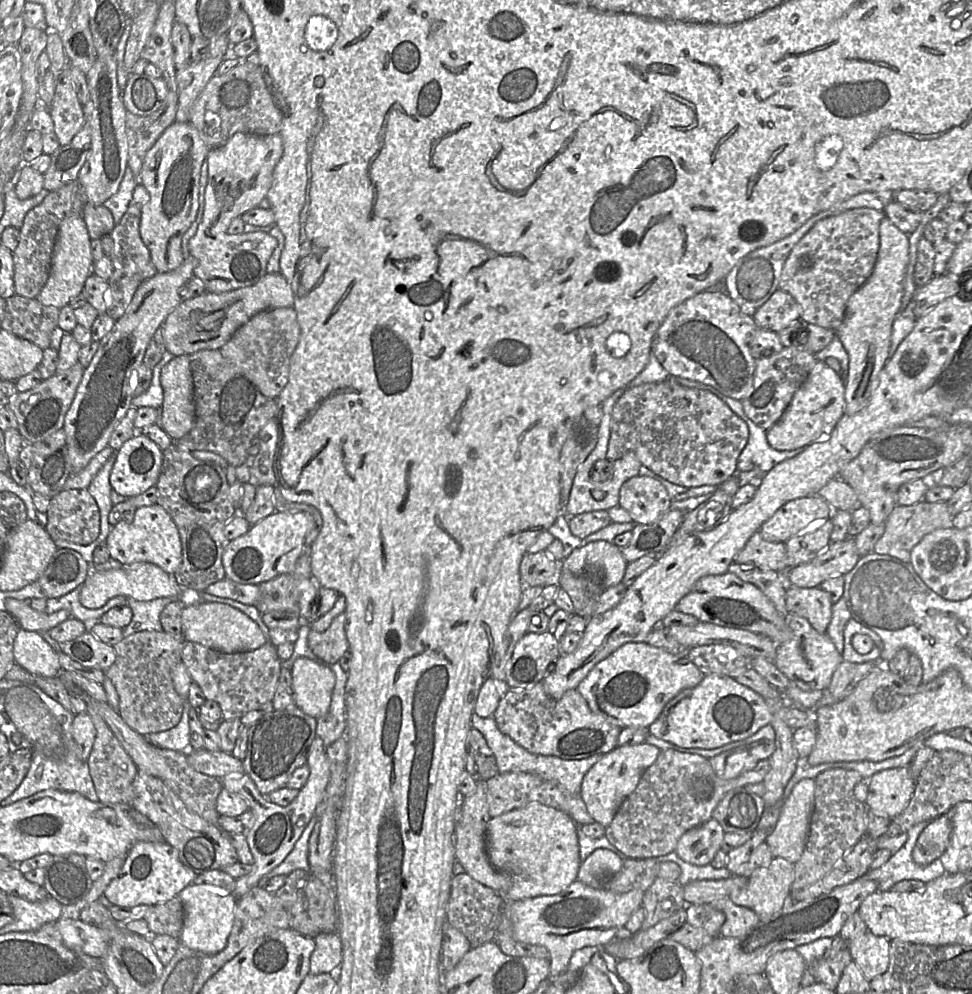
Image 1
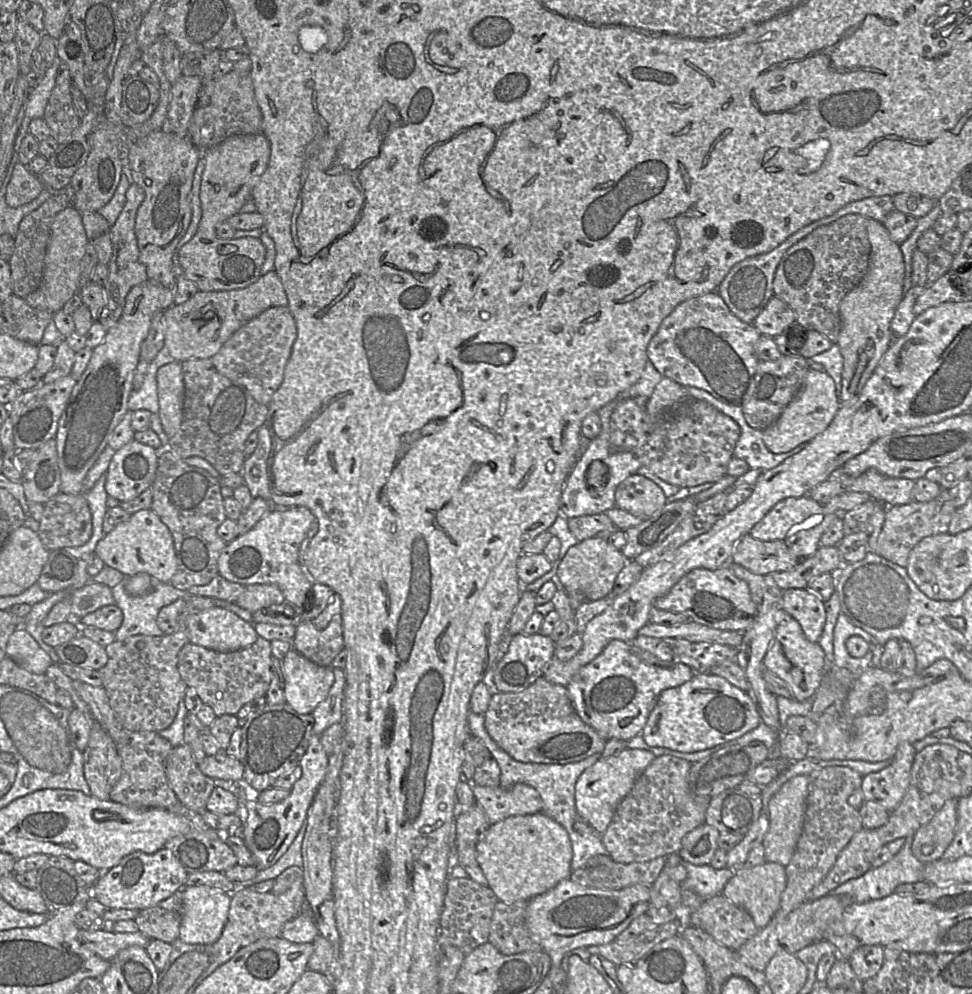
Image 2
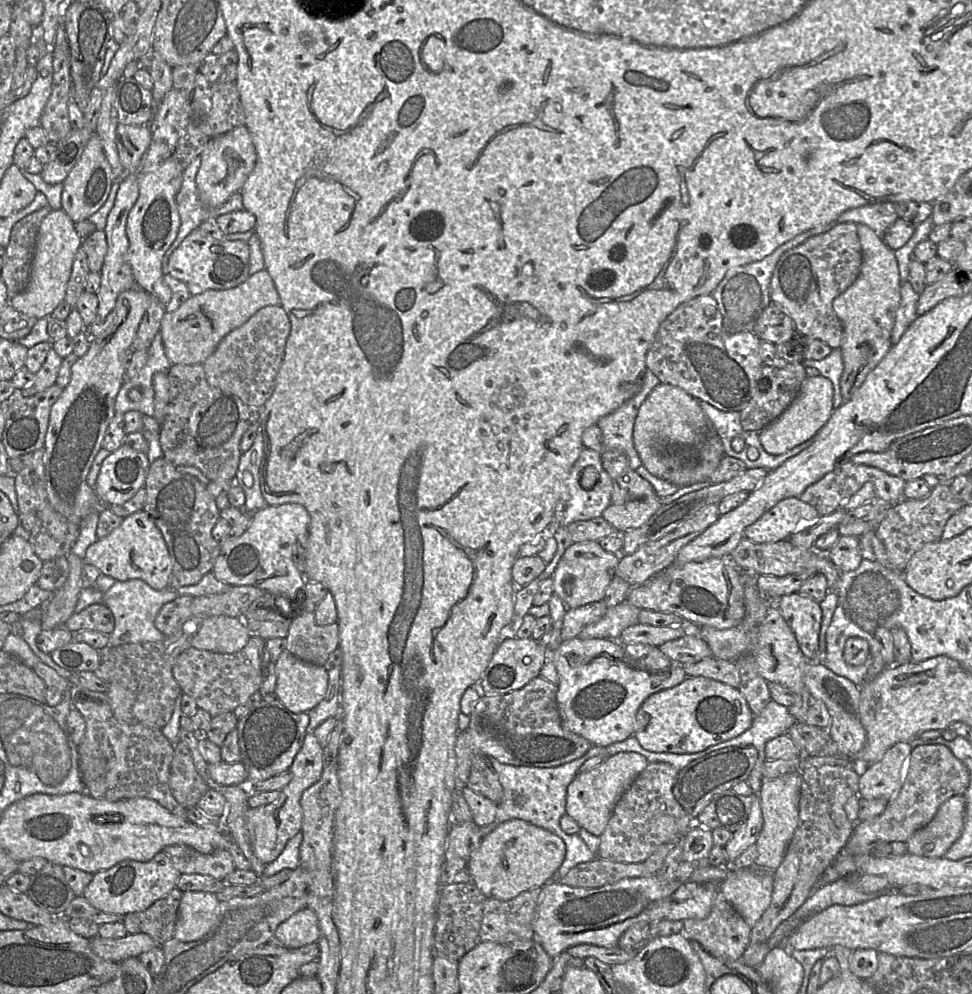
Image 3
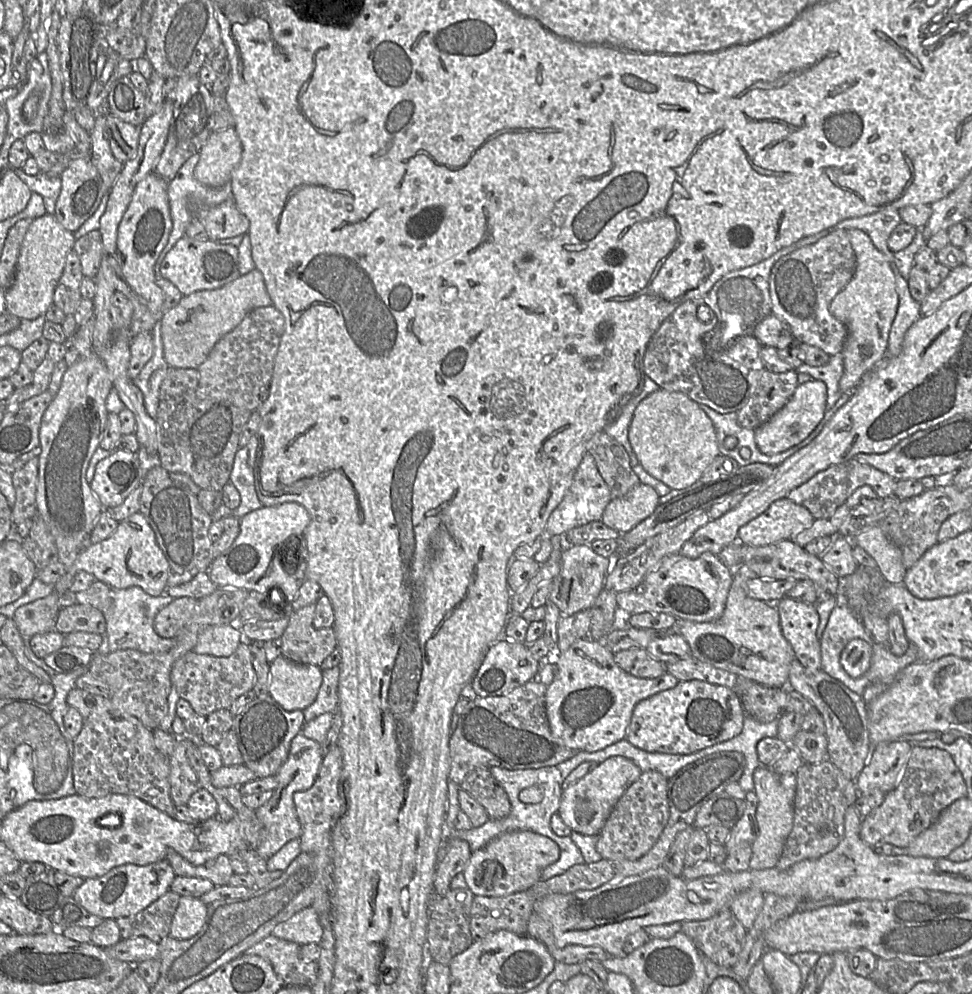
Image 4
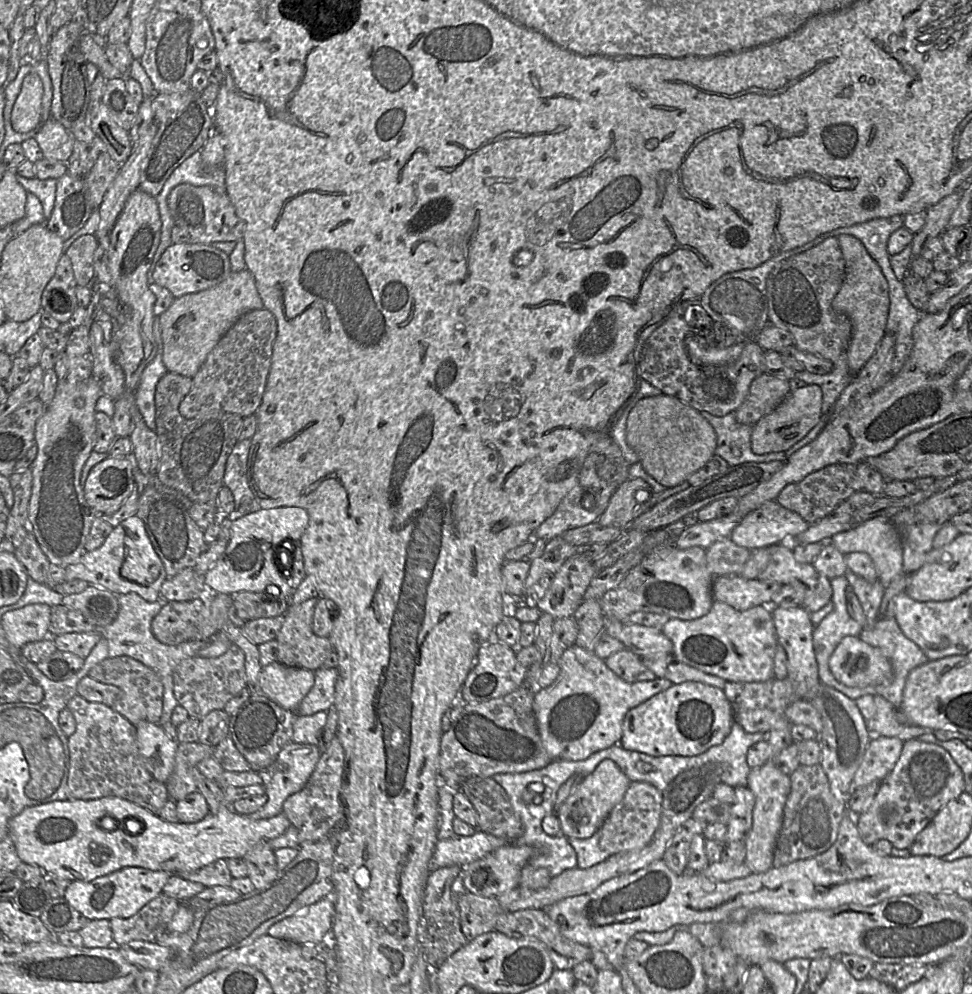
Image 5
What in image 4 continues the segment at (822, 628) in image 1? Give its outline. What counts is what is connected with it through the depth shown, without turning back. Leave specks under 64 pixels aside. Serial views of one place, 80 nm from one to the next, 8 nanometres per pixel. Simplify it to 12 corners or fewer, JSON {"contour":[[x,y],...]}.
{"contour":[[784,597],[774,604],[795,659],[821,668],[816,605]]}

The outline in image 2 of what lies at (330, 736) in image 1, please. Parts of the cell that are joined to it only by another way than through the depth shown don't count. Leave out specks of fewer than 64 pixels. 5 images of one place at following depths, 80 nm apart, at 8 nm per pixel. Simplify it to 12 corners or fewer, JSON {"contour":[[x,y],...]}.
{"contour":[[333,668],[334,683],[311,713],[313,734],[343,721],[346,675]]}

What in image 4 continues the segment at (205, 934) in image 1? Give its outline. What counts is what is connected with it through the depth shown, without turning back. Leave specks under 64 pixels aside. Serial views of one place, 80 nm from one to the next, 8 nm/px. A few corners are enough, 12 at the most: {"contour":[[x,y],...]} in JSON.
{"contour":[[183,896],[169,936],[187,940],[202,928],[207,905]]}

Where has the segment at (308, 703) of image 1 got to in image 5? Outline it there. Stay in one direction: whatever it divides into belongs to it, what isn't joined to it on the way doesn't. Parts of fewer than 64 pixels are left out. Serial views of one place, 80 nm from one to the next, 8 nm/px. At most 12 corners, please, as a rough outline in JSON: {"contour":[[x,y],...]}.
{"contour":[[263,667],[262,694],[297,711],[314,681],[314,671]]}

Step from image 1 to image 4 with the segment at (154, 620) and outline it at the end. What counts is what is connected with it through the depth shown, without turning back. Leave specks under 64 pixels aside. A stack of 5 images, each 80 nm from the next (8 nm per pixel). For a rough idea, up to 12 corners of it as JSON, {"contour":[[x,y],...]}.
{"contour":[[139,586],[110,589],[103,610],[109,652],[168,651],[154,630],[173,601]]}

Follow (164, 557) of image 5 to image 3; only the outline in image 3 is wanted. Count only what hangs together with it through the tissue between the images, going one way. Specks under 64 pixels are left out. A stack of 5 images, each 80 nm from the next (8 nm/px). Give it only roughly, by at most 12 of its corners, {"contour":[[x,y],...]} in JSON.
{"contour":[[163,456],[146,512],[166,543],[169,587],[197,584],[221,546],[206,485]]}

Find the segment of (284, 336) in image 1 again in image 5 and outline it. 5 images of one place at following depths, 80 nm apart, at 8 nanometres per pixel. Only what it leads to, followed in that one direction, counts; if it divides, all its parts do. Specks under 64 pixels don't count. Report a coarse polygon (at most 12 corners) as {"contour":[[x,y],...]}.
{"contour":[[242,315],[179,405],[243,418],[262,402],[277,330]]}

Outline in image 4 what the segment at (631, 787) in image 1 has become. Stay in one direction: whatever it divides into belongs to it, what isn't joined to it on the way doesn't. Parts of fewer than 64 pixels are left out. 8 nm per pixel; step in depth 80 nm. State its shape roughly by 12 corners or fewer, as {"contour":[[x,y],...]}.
{"contour":[[610,757],[563,790],[557,814],[598,835],[641,773]]}

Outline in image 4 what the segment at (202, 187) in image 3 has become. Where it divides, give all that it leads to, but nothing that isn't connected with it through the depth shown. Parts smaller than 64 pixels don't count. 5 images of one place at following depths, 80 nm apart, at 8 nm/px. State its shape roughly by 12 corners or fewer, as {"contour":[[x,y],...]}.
{"contour":[[234,128],[212,132],[195,178],[209,187],[231,180],[242,157]]}

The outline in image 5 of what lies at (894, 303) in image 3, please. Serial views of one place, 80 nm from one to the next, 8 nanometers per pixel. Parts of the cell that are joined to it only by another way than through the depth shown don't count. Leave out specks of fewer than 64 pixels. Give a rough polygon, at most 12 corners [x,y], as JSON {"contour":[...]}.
{"contour":[[837,239],[845,277],[831,305],[851,322],[854,376],[886,333],[889,287],[859,239]]}

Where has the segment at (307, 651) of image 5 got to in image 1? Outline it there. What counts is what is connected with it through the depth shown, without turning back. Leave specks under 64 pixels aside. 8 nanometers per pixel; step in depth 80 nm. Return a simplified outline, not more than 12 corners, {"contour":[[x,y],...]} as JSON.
{"contour":[[336,616],[323,632],[310,630],[308,646],[324,664],[349,650],[346,616]]}

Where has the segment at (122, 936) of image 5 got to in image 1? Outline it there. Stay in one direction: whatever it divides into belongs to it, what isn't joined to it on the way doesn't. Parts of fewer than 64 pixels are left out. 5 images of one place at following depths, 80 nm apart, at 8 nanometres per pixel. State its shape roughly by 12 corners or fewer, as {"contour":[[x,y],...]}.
{"contour":[[179,896],[144,916],[151,936],[179,938],[184,907]]}

